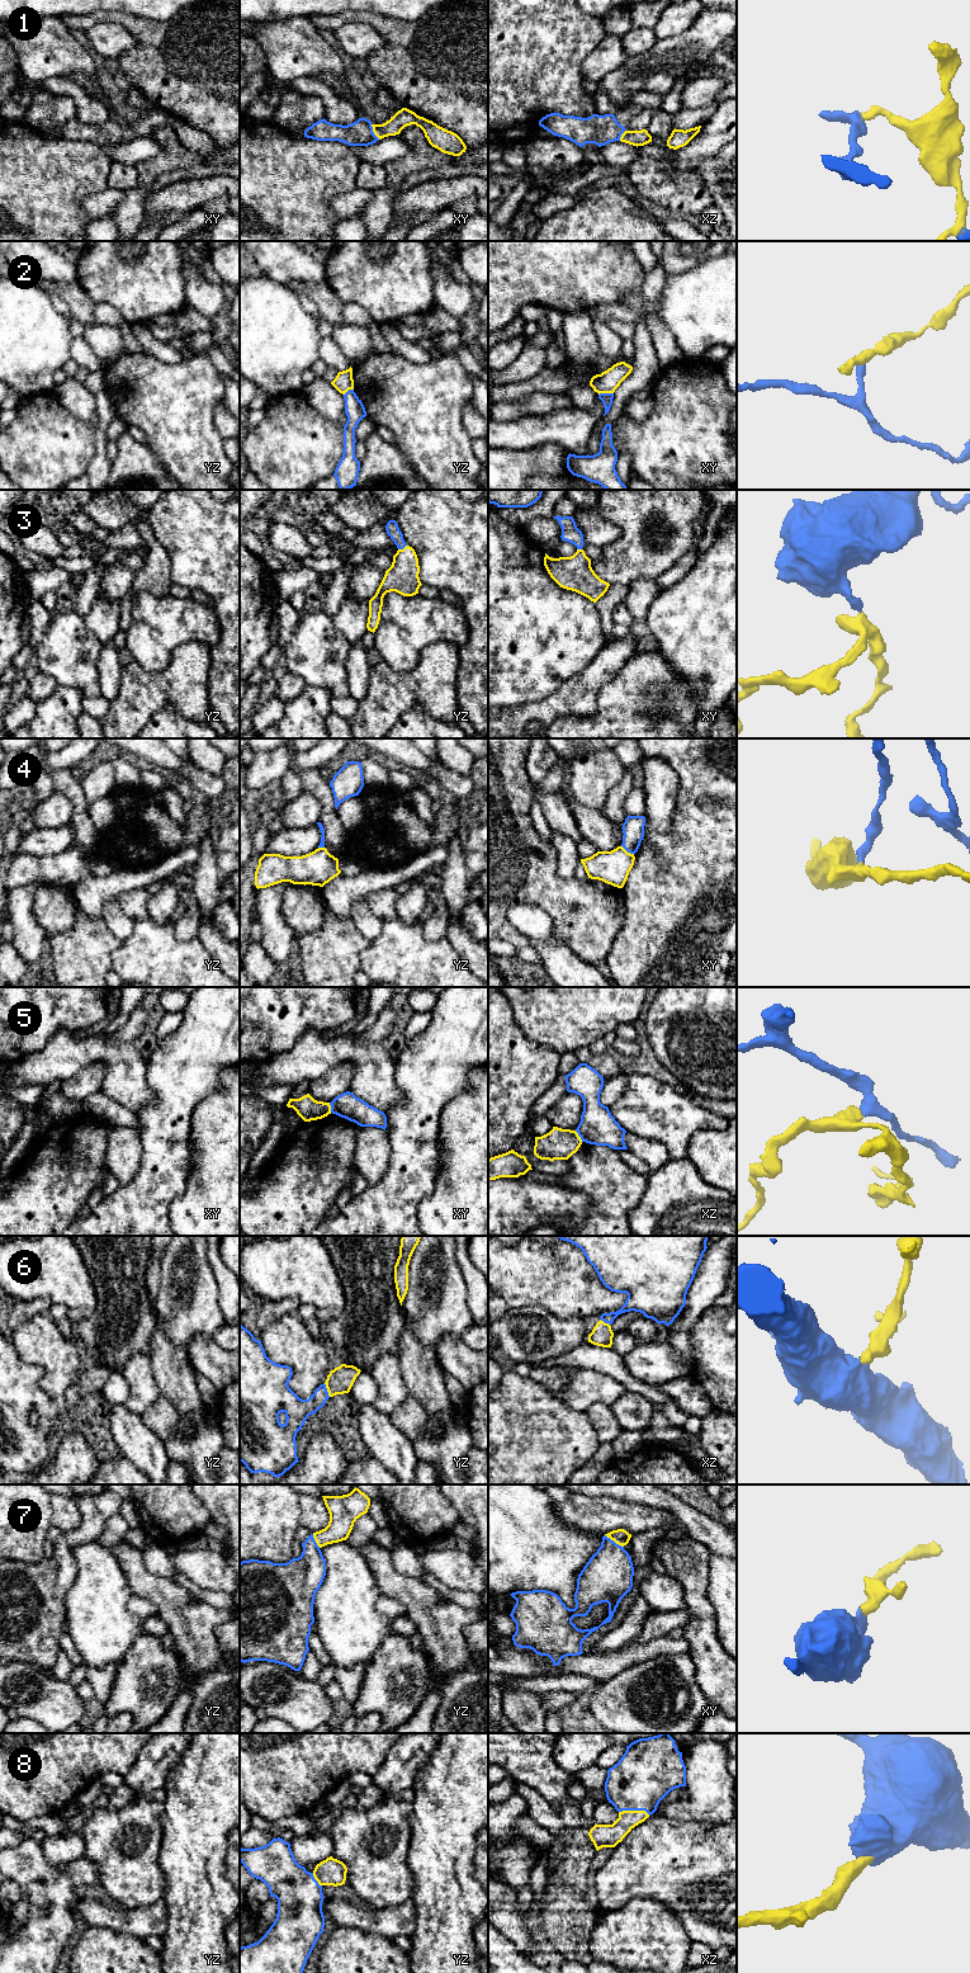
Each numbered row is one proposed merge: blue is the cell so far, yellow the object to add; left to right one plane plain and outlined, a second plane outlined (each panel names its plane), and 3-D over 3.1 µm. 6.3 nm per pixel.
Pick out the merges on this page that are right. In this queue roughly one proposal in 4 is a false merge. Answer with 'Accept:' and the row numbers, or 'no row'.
Accept: 1, 3, 6, 7, 8

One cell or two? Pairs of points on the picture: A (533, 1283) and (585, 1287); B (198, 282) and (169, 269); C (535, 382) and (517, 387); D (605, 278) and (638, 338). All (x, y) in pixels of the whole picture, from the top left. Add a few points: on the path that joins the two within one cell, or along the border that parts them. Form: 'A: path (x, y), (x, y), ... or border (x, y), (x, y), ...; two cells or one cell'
A: path (545, 1283), (564, 1283), (572, 1287); one cell
B: border (194, 262), (189, 262), (183, 272), (187, 305); two cells
C: path (531, 386), (521, 387); one cell
D: border (640, 288), (629, 293), (621, 301); two cells

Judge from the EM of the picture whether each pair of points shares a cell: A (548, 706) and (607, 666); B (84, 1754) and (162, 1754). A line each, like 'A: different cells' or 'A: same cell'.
A: same cell
B: different cells

